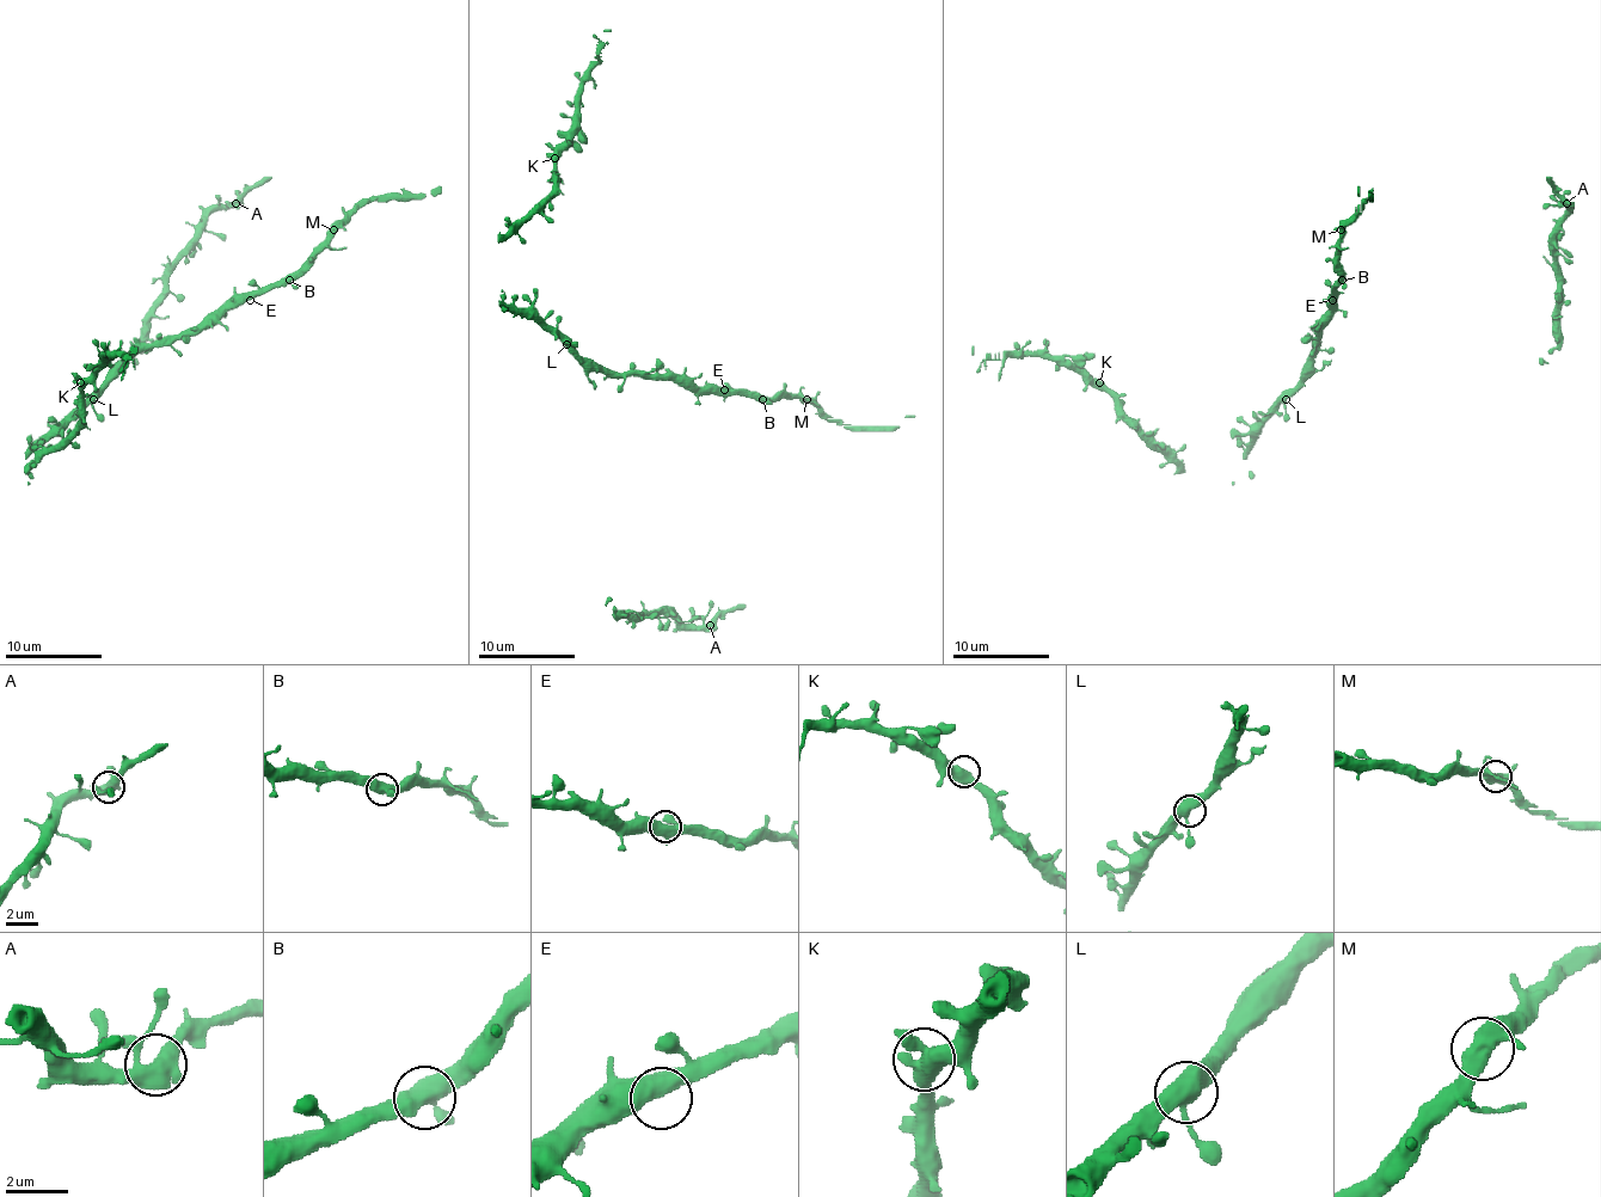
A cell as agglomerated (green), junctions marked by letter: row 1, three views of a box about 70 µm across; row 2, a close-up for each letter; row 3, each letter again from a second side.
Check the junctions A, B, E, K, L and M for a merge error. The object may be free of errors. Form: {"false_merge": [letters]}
{"false_merge": []}

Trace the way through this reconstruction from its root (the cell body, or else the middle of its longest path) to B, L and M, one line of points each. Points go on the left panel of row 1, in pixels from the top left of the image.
B: (245, 293), (264, 293), (289, 280)
L: (245, 293), (226, 300), (192, 329), (146, 343), (93, 399)
M: (245, 293), (264, 293), (284, 286), (332, 229)

